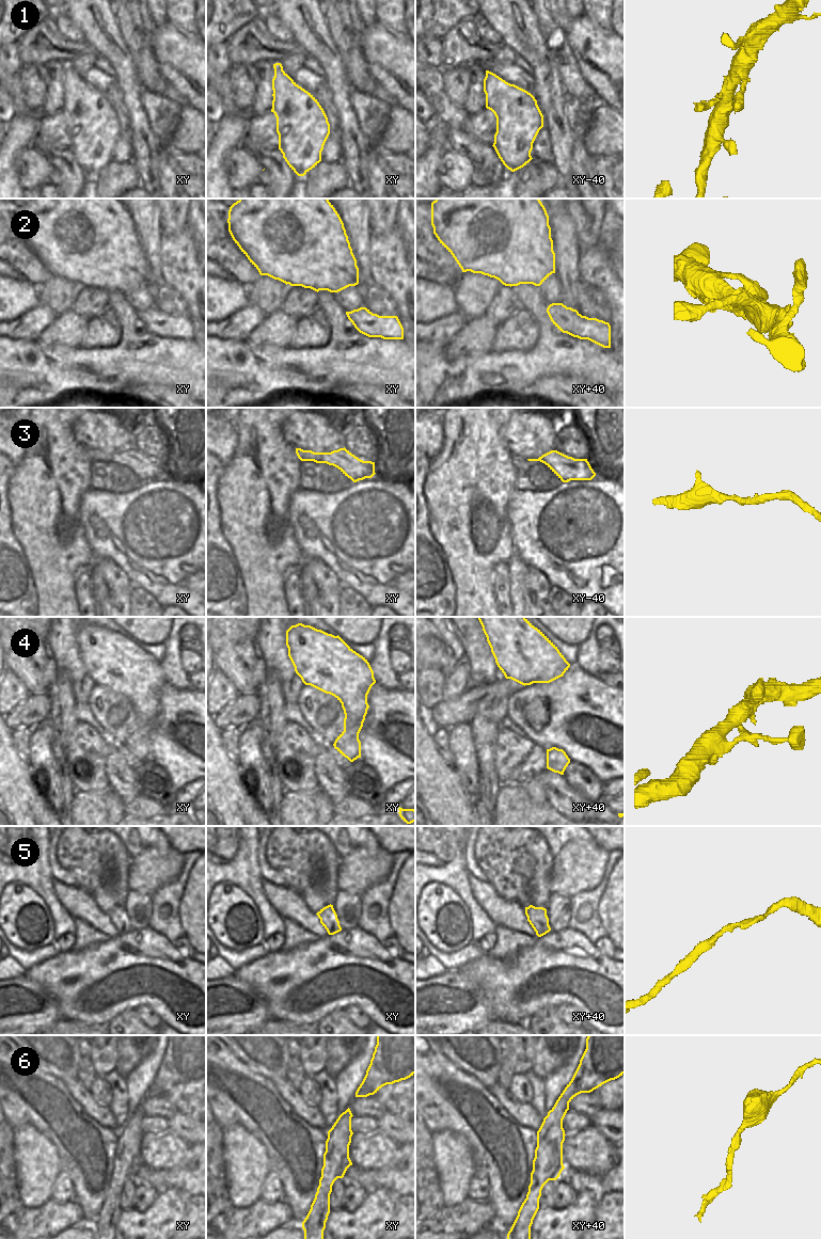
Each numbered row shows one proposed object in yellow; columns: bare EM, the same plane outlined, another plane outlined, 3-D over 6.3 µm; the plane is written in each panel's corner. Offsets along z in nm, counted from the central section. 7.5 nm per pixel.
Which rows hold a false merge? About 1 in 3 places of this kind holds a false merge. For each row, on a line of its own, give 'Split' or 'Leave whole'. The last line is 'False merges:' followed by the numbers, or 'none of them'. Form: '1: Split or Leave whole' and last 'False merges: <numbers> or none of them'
1: Leave whole
2: Leave whole
3: Leave whole
4: Leave whole
5: Leave whole
6: Leave whole
False merges: none of them

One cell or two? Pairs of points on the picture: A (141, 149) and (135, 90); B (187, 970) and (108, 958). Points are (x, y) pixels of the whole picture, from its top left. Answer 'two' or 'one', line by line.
A: one
B: one

